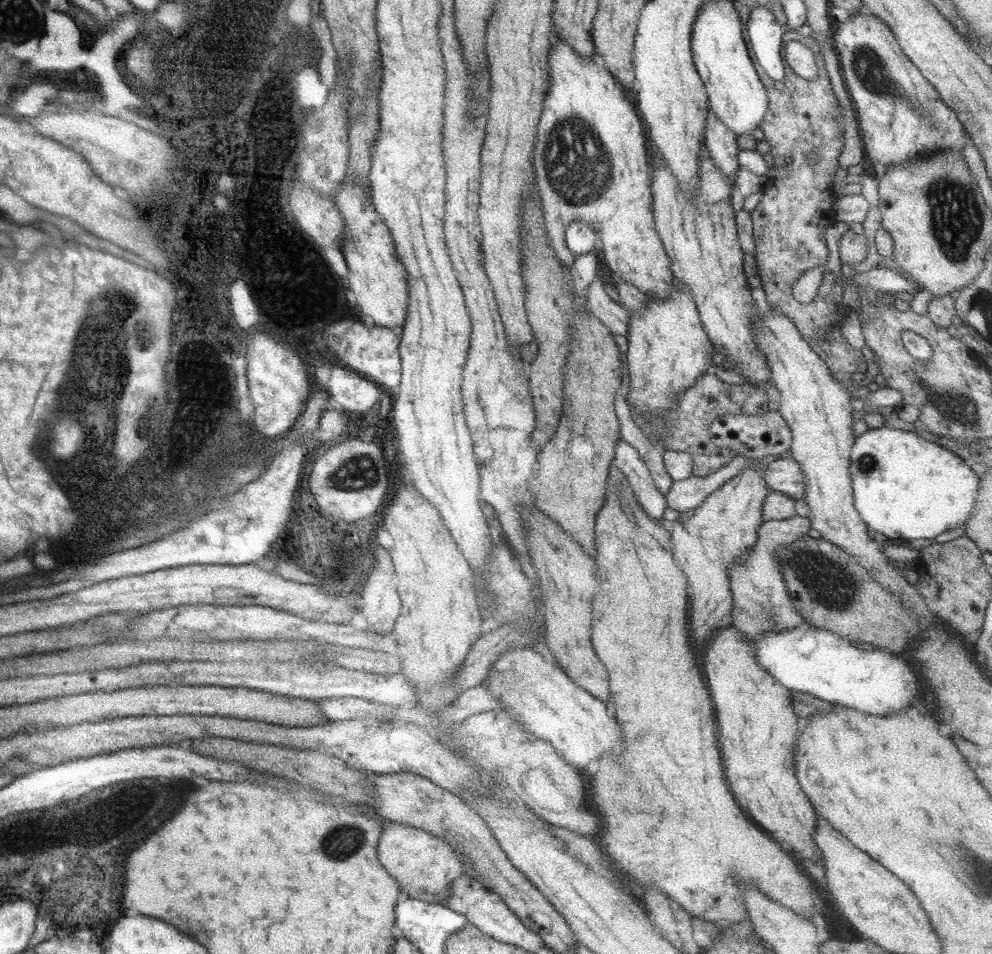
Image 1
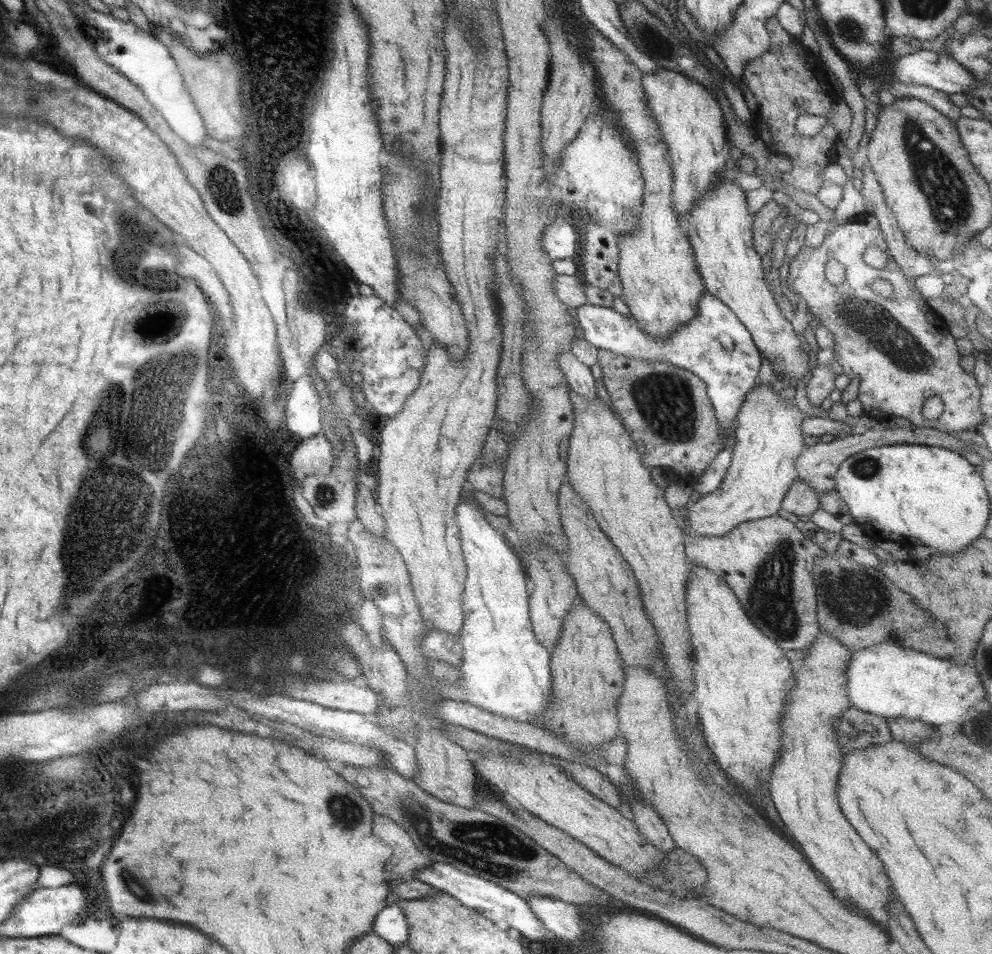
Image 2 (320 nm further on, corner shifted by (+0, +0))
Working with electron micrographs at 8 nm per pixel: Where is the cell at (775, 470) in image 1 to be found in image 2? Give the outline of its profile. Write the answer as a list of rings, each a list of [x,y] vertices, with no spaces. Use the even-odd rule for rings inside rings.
[[[881,426],[879,430],[875,428],[859,430],[853,434],[840,436],[839,439],[834,439],[828,443],[819,442],[814,446],[805,447],[802,454],[797,458],[797,478],[811,485],[818,494],[831,491],[835,488],[835,472],[840,468],[840,464],[850,455],[870,447],[894,445],[896,443],[908,444],[909,442],[916,442],[931,447],[947,448],[953,451],[956,450],[960,454],[963,454],[964,450],[967,449],[974,451],[972,445],[968,446],[968,443],[964,443],[962,438],[956,438],[954,435],[950,435],[950,432],[940,431],[936,428],[912,426],[912,429],[909,429],[909,427],[885,428]]]

